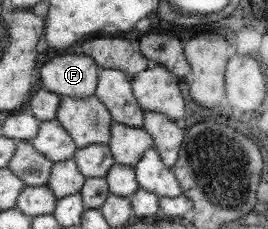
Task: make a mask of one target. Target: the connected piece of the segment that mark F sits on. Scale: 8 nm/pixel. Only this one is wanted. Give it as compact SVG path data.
M77 51L53 59L43 59L39 68L41 89L70 98L86 98L97 89L97 64Z

